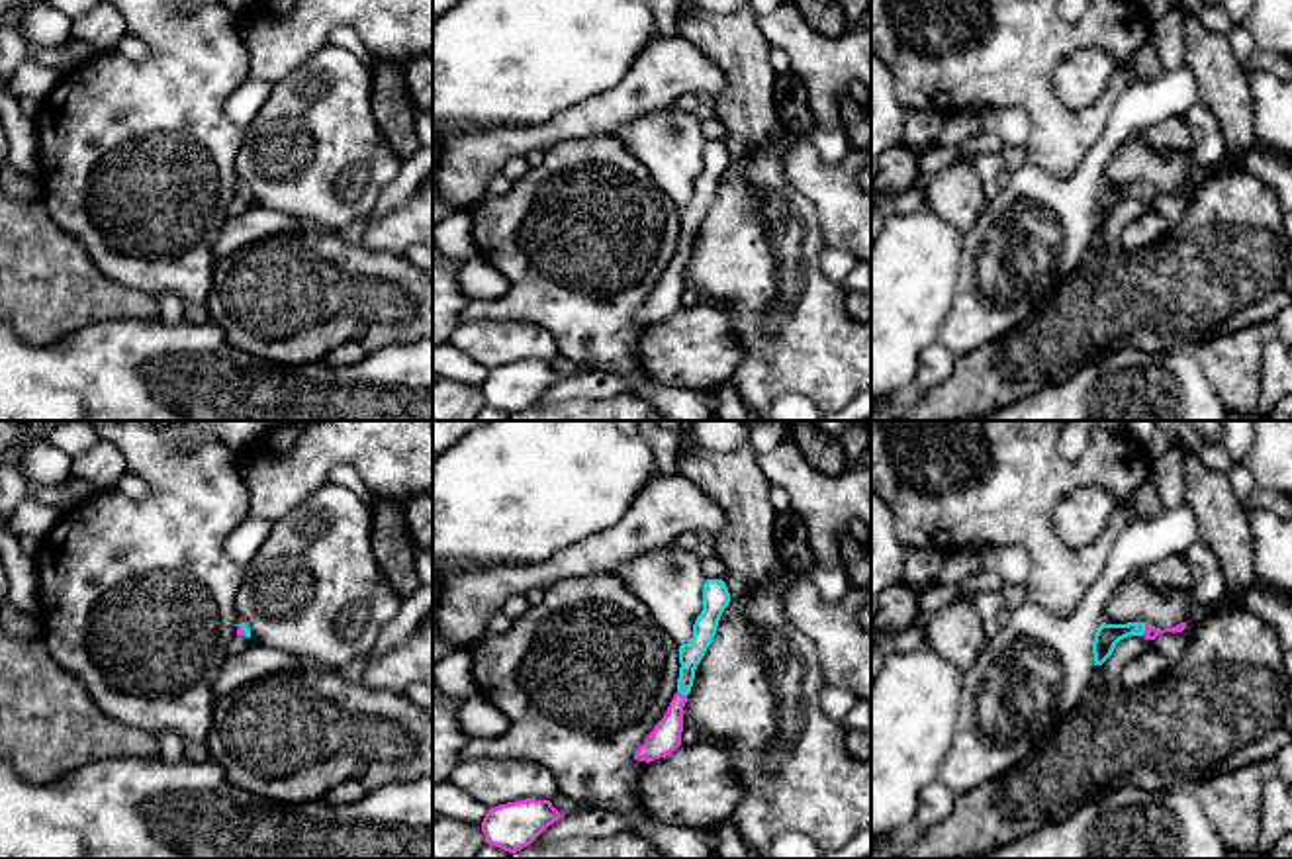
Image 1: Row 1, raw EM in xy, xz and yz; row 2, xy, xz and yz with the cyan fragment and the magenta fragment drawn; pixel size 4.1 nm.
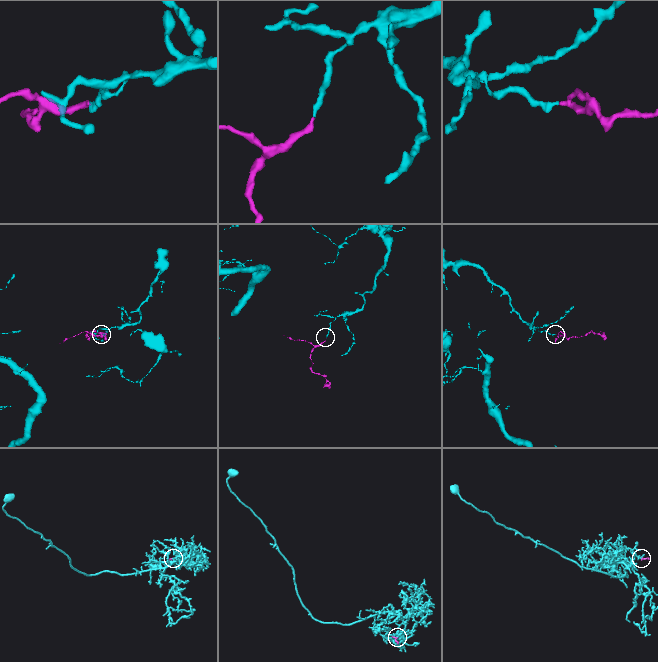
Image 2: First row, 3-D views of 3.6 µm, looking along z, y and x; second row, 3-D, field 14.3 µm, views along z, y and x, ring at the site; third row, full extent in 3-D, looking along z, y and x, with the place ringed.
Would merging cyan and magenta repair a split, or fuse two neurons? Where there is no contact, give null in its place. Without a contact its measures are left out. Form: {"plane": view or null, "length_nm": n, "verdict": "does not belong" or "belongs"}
{"plane": "xz", "length_nm": 50, "verdict": "belongs"}

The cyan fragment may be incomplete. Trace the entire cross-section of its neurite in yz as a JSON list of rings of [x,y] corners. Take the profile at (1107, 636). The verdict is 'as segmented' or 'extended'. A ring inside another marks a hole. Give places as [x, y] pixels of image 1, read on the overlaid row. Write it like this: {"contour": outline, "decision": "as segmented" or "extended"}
{"contour": [[[1102,622],[1096,628],[1092,654],[1094,665],[1102,665],[1114,652],[1116,644],[1128,636],[1145,636],[1147,640],[1155,640],[1163,632],[1182,632],[1186,622],[1180,622],[1173,628],[1161,630],[1155,626],[1145,626],[1143,622],[1128,622],[1128,624],[1106,624]]], "decision": "extended"}

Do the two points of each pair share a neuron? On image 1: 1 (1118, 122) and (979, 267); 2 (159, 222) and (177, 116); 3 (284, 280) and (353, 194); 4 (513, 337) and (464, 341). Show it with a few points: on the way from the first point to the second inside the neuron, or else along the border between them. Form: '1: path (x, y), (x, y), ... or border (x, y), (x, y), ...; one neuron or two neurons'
1: path (1095, 161), (1089, 173), (1018, 241); one neuron
2: path (159, 196), (159, 141); one neuron
3: border (302, 226), (337, 231); two neurons
4: path (502, 341), (476, 341); one neuron

